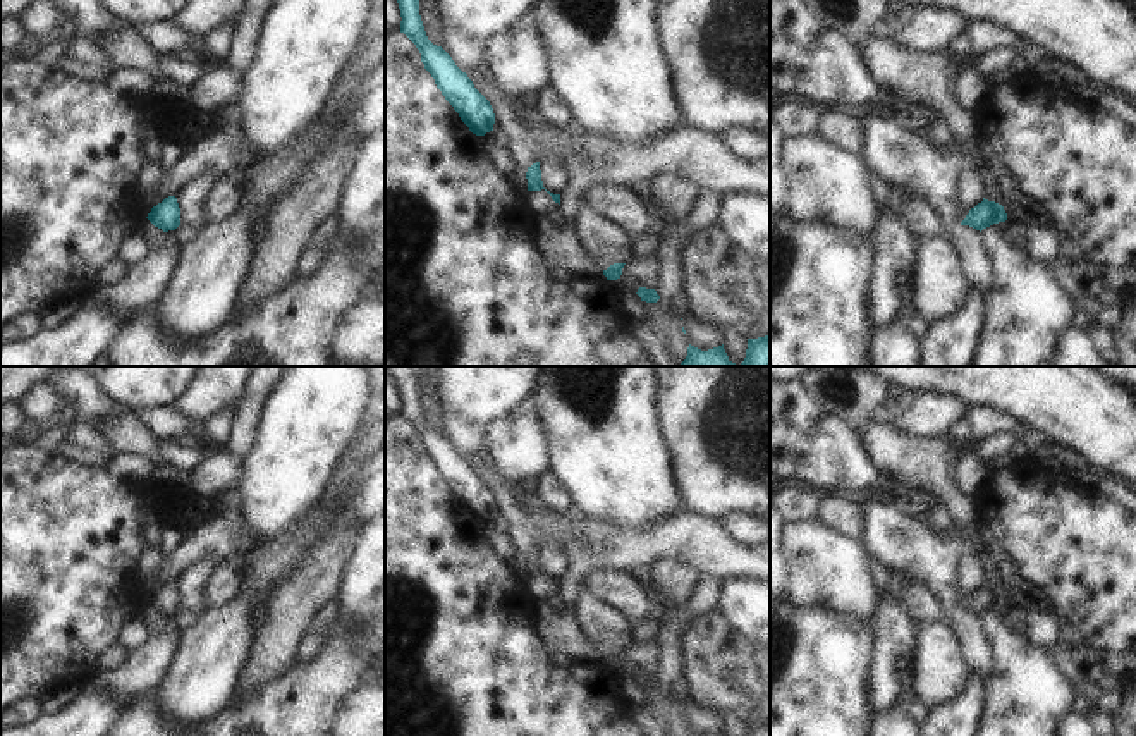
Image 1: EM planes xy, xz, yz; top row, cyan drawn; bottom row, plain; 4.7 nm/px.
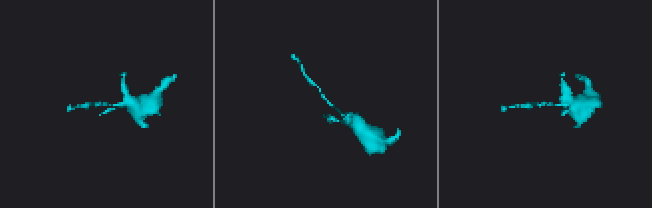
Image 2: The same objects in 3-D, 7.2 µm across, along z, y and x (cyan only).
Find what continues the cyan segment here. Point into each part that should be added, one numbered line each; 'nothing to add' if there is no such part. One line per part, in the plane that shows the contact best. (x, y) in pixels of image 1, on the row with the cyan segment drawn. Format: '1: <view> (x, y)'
nothing to add

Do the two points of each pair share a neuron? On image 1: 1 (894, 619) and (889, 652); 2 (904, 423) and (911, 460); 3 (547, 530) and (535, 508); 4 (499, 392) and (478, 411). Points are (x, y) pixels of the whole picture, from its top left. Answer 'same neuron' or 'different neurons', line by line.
1: same neuron
2: different neurons
3: same neuron
4: same neuron

